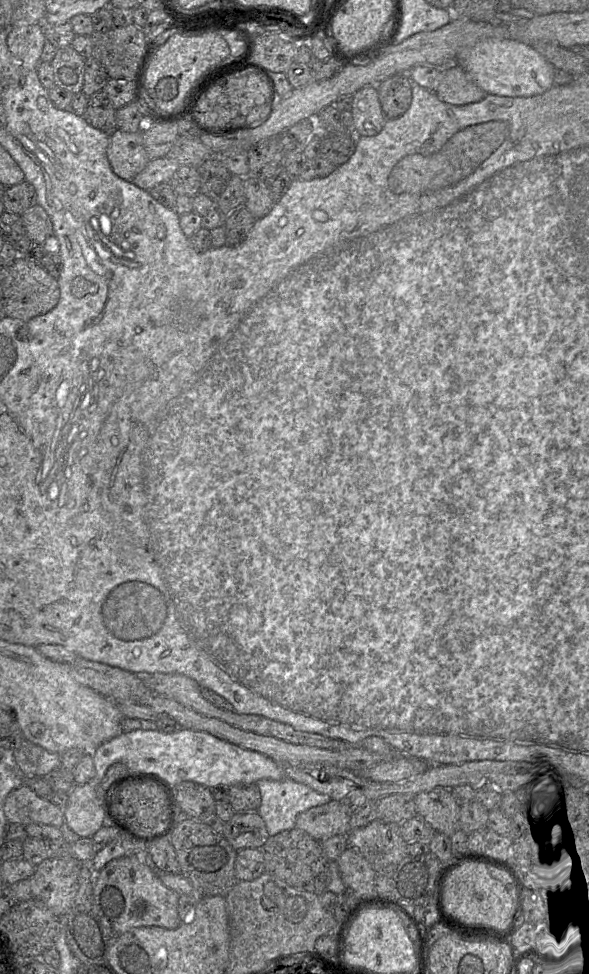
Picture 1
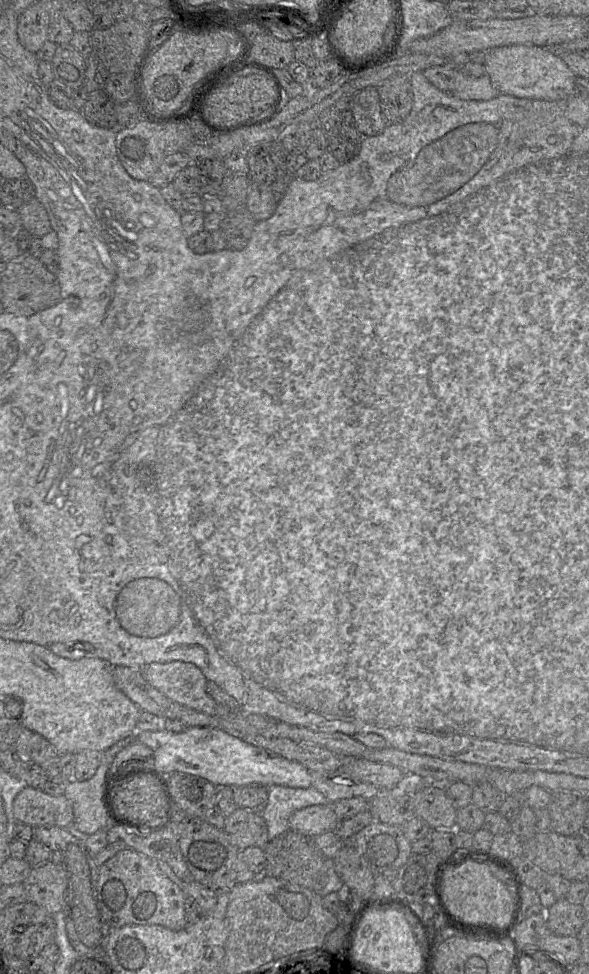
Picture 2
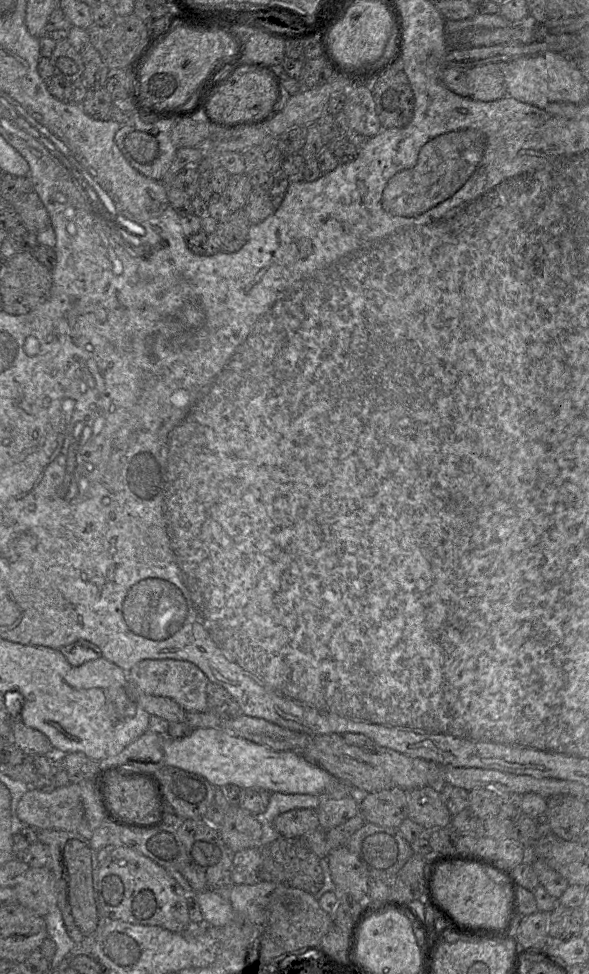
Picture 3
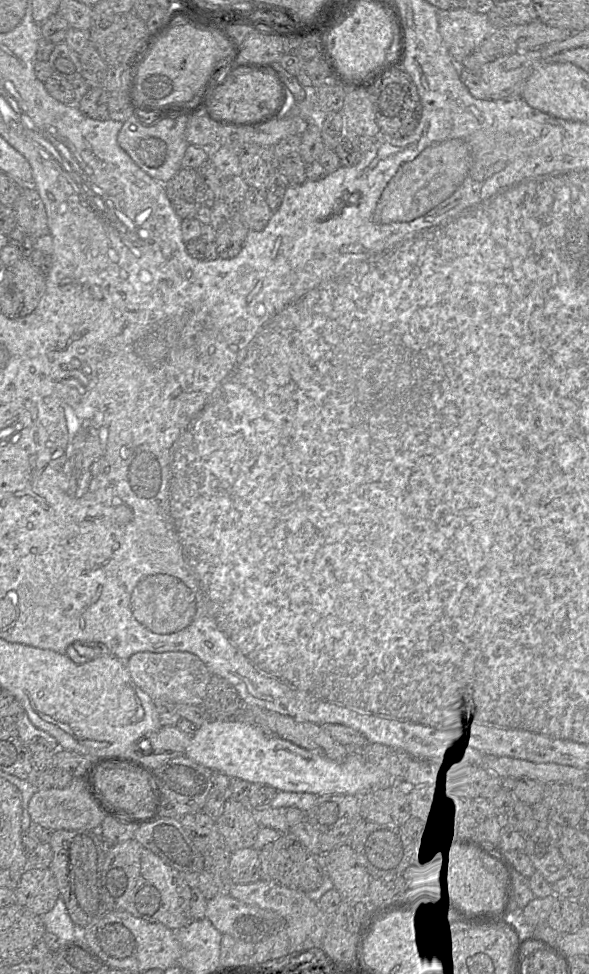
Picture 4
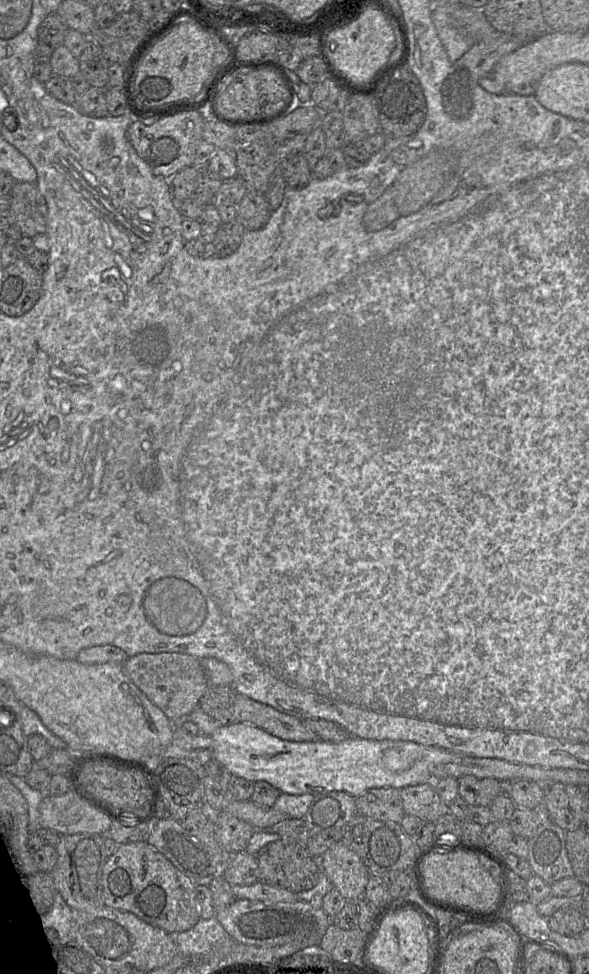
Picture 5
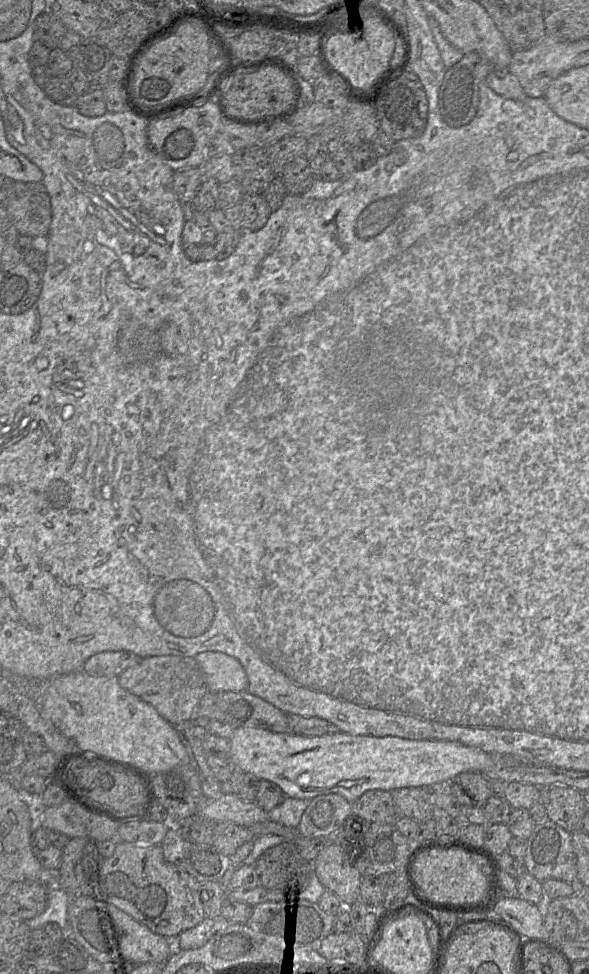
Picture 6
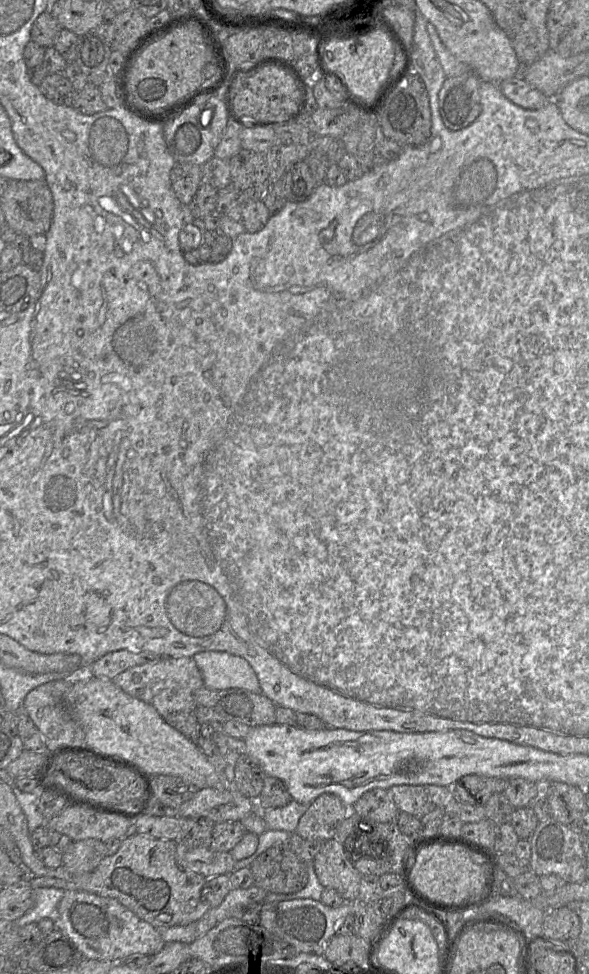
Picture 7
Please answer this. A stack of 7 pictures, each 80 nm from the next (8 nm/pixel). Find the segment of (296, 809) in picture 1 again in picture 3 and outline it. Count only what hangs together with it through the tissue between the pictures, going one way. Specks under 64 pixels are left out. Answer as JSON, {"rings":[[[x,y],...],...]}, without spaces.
{"rings":[[[272,792],[265,811],[261,815],[256,815],[262,824],[261,846],[267,845],[281,836],[273,826],[278,815],[294,809],[315,810],[321,801],[321,797],[323,796]]]}

